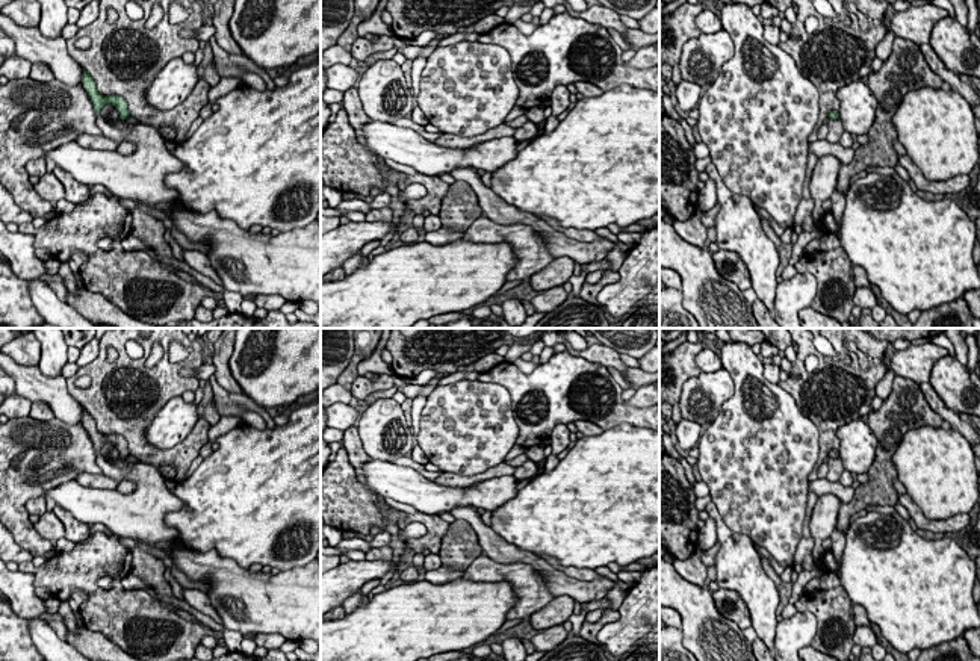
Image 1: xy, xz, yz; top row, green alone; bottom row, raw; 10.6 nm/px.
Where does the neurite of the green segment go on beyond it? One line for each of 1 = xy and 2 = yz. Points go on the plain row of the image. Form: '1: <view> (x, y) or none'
1: none
2: none

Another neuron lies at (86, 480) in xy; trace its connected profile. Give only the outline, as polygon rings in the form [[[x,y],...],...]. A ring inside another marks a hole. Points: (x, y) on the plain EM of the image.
[[[80,473],[76,479],[80,486],[89,487],[89,489],[109,489],[109,490],[116,490],[118,481],[115,481],[110,476],[106,475],[95,475],[95,473]]]

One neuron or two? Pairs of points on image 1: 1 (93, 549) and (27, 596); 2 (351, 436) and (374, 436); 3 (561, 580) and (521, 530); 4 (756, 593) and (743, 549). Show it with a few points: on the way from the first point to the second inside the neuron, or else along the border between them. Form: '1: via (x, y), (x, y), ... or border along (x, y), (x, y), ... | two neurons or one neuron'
1: border along (18, 569), (31, 574), (35, 586) | two neurons
2: border along (356, 428), (362, 448), (372, 459) | two neurons
3: border along (502, 540), (528, 549), (536, 555) | two neurons
4: via (752, 583), (743, 572), (743, 560) | one neuron

